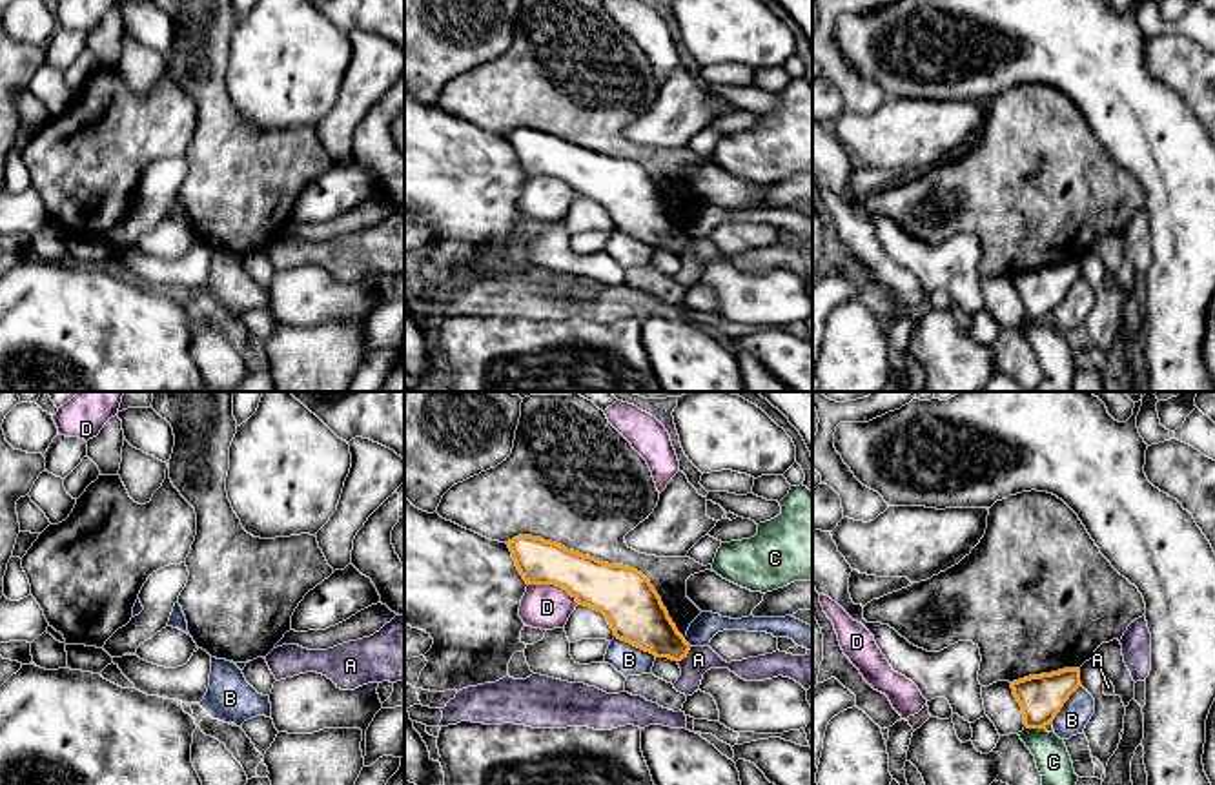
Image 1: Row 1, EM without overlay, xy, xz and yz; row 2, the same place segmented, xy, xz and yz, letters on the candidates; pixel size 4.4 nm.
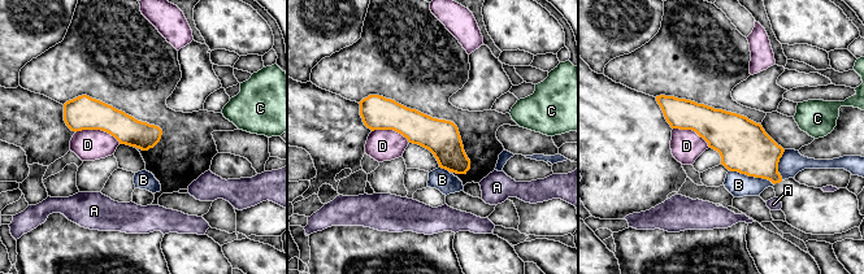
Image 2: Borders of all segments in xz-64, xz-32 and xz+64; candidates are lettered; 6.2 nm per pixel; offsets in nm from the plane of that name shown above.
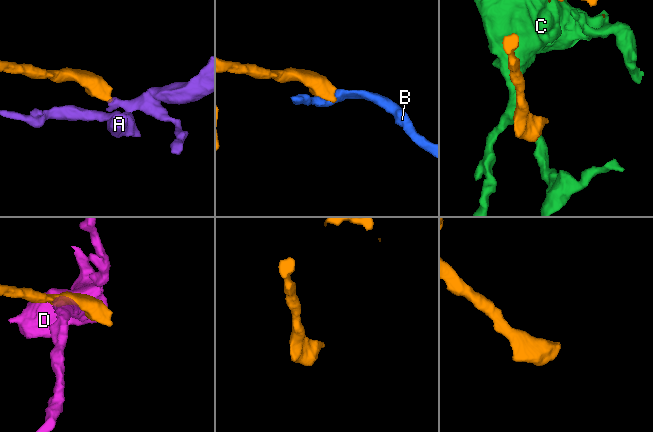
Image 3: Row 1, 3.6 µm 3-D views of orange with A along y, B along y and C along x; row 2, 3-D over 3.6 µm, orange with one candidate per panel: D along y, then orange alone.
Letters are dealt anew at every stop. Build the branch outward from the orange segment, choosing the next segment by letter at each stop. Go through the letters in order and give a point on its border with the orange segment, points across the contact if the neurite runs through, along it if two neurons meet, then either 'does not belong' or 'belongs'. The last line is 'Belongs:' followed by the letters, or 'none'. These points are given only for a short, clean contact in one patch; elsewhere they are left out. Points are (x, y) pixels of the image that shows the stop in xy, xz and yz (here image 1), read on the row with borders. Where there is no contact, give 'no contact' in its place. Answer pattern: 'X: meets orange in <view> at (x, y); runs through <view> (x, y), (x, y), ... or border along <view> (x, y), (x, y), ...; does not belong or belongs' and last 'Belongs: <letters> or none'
A: meets orange in xz at (685, 654); border along xz (691, 647), (678, 662); does not belong
B: meets orange in xz at (636, 645); border along xz (616, 636), (656, 656); does not belong
C: meets orange in yz at (1035, 727); border along yz (1026, 725), (1042, 729); does not belong
D: meets orange in xz at (554, 583); does not belong
Belongs: none

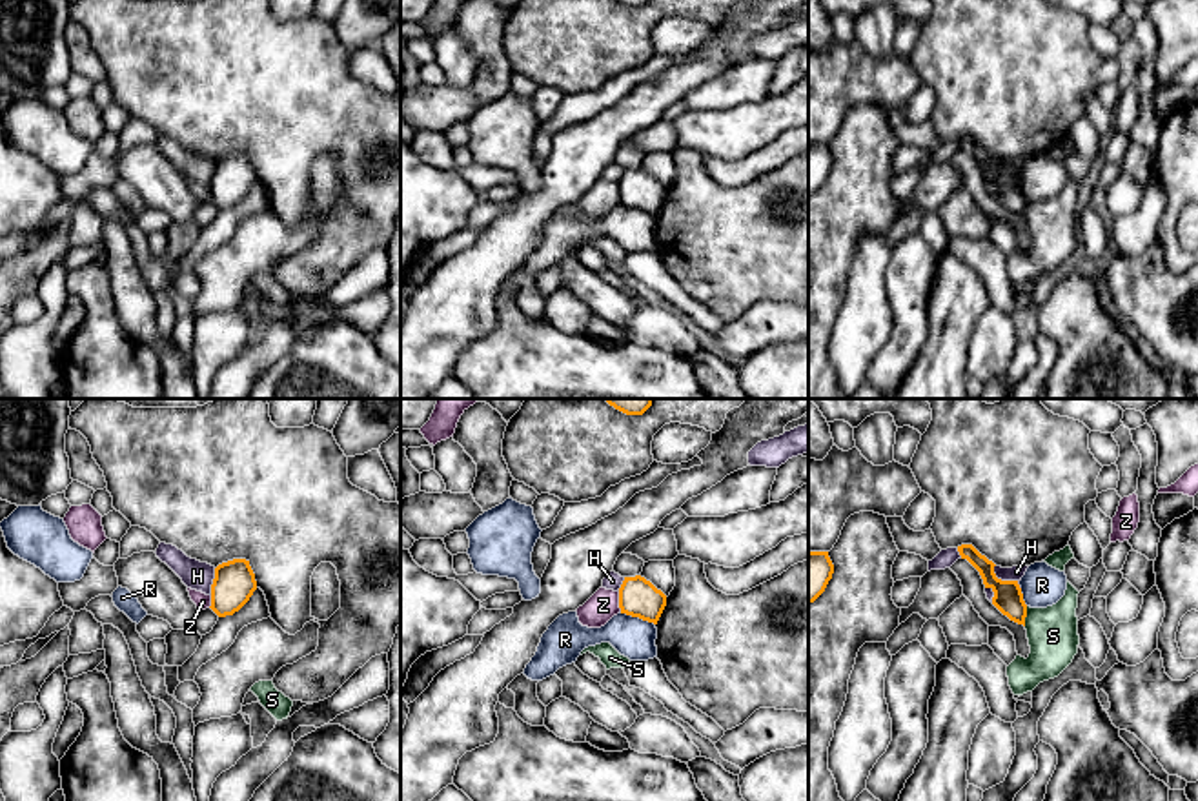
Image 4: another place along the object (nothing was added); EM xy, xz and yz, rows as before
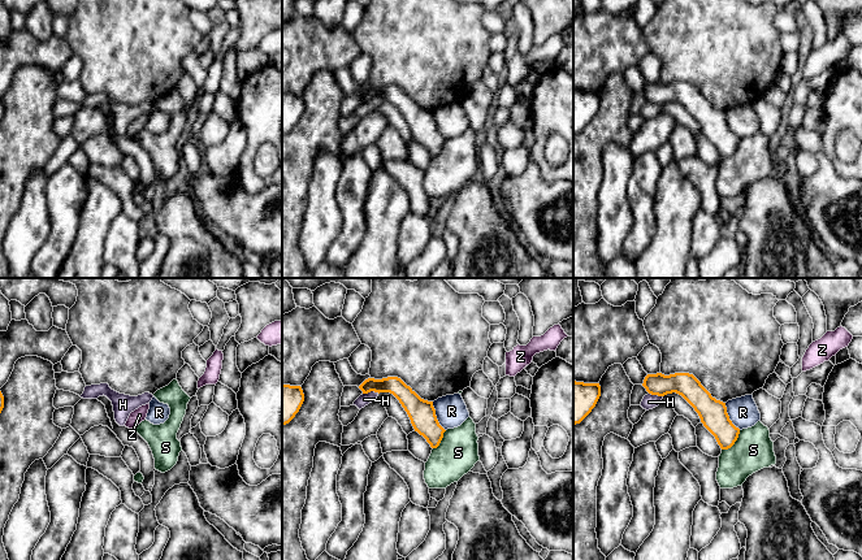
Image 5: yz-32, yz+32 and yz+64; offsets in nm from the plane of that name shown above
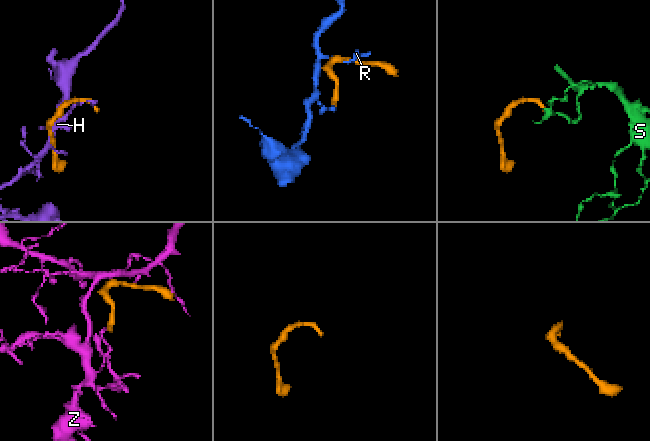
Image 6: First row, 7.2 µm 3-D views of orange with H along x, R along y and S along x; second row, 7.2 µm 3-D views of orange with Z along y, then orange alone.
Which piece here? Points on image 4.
H: meets orange in yz at (1000, 579); does not belong
R: meets orange in xz at (638, 616); does not belong
S: meets orange in yz at (1025, 616); border along yz (1027, 607), (1024, 625); does not belong
Z: meets orange in xz at (619, 601); border along xz (618, 592), (618, 607), (621, 610); does not belong
Belongs: none

